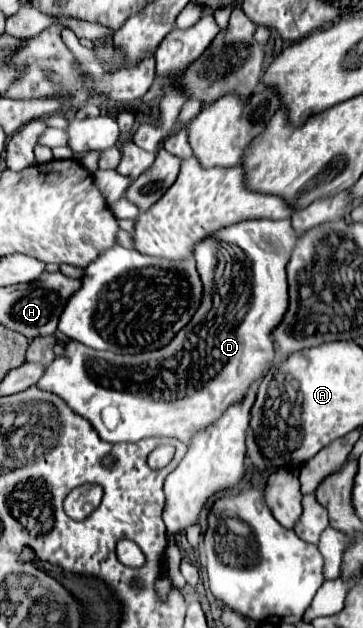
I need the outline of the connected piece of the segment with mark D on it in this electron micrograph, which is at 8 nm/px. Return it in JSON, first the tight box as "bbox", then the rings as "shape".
{"bbox":[37,218,295,444],"shape":[[[287,218],[245,220],[215,232],[199,242],[193,252],[203,282],[203,298],[189,326],[179,330],[173,342],[161,350],[145,354],[115,354],[69,340],[65,344],[65,356],[55,358],[45,368],[37,386],[63,398],[77,414],[85,416],[109,444],[137,442],[147,436],[169,436],[189,444],[197,430],[205,430],[205,426],[211,426],[221,418],[231,404],[241,402],[249,386],[263,380],[269,364],[275,360],[277,346],[273,342],[273,330],[281,324],[281,318],[285,318],[285,306],[289,306],[285,268],[293,246],[295,232]]]}

